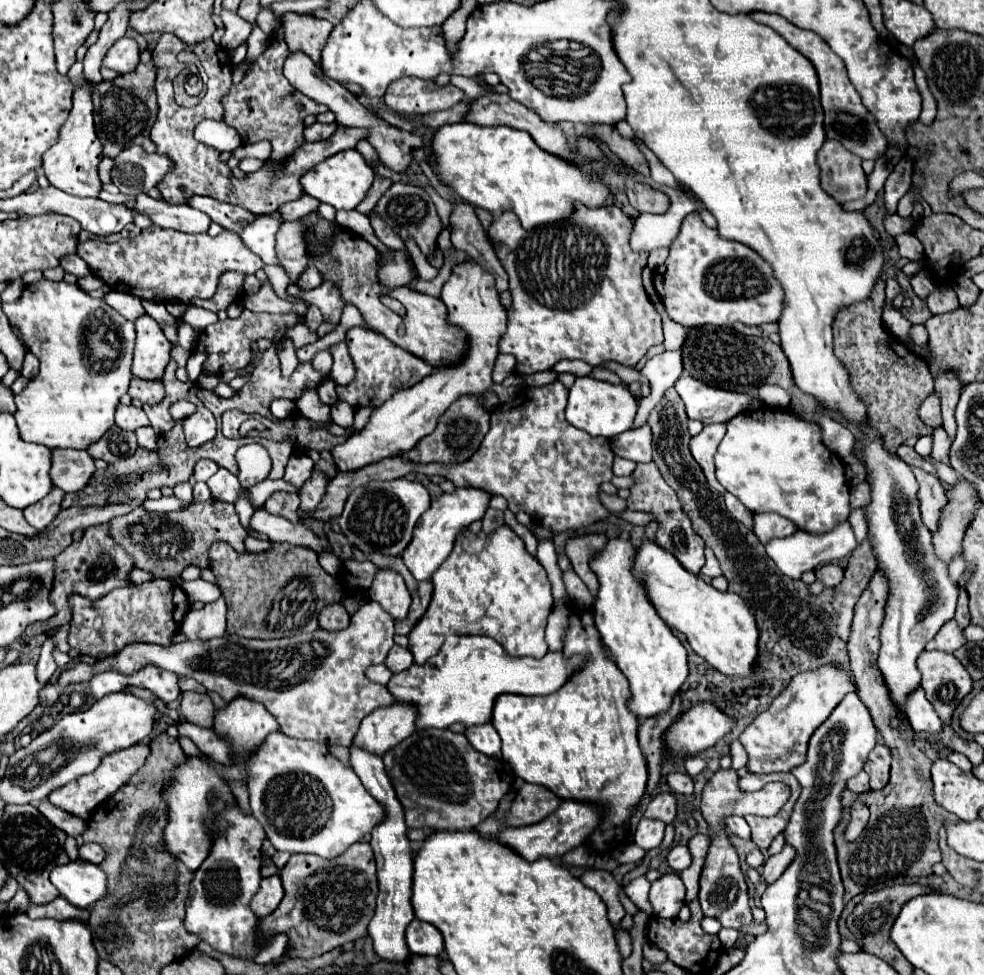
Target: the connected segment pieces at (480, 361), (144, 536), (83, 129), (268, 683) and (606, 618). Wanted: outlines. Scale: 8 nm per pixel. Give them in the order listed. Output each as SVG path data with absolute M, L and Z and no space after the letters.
M472 260L456 264L450 280L442 288L442 300L450 312L448 320L460 326L470 338L468 354L462 362L456 364L456 368L436 368L432 376L424 378L416 386L396 392L390 400L372 412L368 424L360 432L354 432L352 438L348 438L344 444L334 446L330 454L340 472L354 472L384 458L406 454L420 442L420 438L434 432L440 414L444 414L444 410L462 394L492 390L500 402L504 402L506 388L492 382L492 366L498 356L498 340L506 328L506 308L500 304L500 296L494 288L494 274Z
M222 500L192 504L182 512L170 512L170 514L146 512L140 506L126 516L114 518L110 524L112 524L110 530L112 538L116 538L116 542L120 542L120 546L124 546L124 550L128 550L128 554L134 556L136 566L146 572L152 572L158 578L180 576L182 570L190 564L198 568L210 568L208 550L216 542L226 542L238 554L242 554L244 540L248 536L238 520L234 504Z
M80 86L74 90L74 106L64 126L60 128L60 136L56 146L44 152L44 174L52 186L72 194L72 196L90 196L98 198L102 192L102 180L98 176L98 164L102 160L102 142L94 130L92 118L92 86Z
M366 602L350 620L350 626L340 632L326 632L316 630L310 634L296 634L290 638L280 640L248 640L240 636L220 636L212 640L192 640L182 644L170 644L170 646L156 646L156 644L142 644L132 642L126 648L122 648L118 654L98 660L96 664L74 664L72 668L64 670L60 674L58 684L48 684L48 690L44 690L42 704L54 704L58 700L58 694L64 686L86 682L100 670L108 670L112 666L114 670L124 670L124 674L132 674L132 670L138 670L144 662L152 662L154 666L160 666L164 670L172 670L178 676L190 676L202 686L206 686L210 692L218 692L224 702L230 702L232 698L244 696L254 702L262 702L266 710L278 720L280 732L290 738L302 738L302 740L316 740L324 744L340 744L350 746L362 718L370 714L374 708L392 704L392 694L386 686L374 684L364 676L364 670L372 664L382 664L388 656L388 650L394 646L394 620L378 602Z
M610 538L608 544L590 558L590 566L600 582L594 602L594 624L602 636L602 642L616 656L618 668L630 682L630 710L644 720L670 708L672 694L678 692L688 678L688 664L682 642L658 616L644 592L644 586L632 574L634 556L636 548L630 540Z

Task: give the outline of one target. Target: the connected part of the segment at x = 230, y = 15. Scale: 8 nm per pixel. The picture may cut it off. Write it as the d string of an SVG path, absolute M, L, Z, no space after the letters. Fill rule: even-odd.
M222 10L220 16L222 16L222 22L226 26L220 46L222 48L236 48L238 44L246 42L252 26L246 20L242 20L236 12L230 12L230 10Z

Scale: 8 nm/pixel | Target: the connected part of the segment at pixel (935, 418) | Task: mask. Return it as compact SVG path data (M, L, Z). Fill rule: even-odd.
M932 392L920 406L918 406L918 418L928 428L942 428L942 414L940 414L940 396Z

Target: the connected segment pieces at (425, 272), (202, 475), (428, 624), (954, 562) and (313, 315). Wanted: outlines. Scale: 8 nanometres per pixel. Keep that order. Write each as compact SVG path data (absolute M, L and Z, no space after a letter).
M408 239L405 241L405 245L409 254L412 256L419 278L422 278L423 280L435 278L438 275L439 270L427 261L427 258L422 254L415 241L413 239Z
M200 460L196 464L196 470L194 470L194 478L196 480L202 480L206 482L210 476L214 476L218 472L218 466L214 462L208 462L208 460Z
M502 526L500 530L496 530L496 534L480 532L478 536L474 536L468 530L460 532L460 536L456 538L454 550L450 552L450 558L446 558L446 562L432 574L432 584L434 584L432 602L426 614L408 634L408 640L410 640L408 650L412 652L416 664L422 666L430 656L438 654L448 632L466 634L466 636L490 636L510 656L540 658L548 652L548 644L544 640L544 628L552 608L550 580L542 564L526 552L524 542L508 526Z
M962 552L960 554L956 554L952 560L950 560L950 574L952 574L952 580L954 582L958 582L958 576L960 576L960 572L966 568L966 562L964 562L964 556L962 556Z
M310 306L308 308L308 314L306 314L306 318L304 318L304 324L310 328L310 330L316 330L320 324L322 324L322 314L320 314L320 310L316 308L316 306Z

